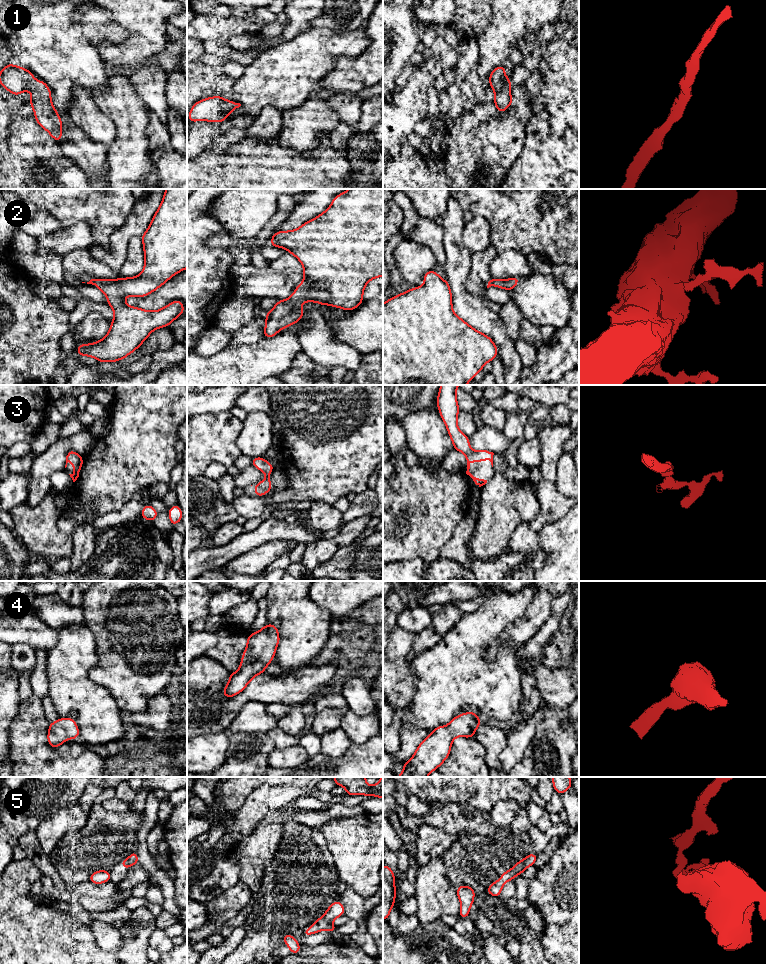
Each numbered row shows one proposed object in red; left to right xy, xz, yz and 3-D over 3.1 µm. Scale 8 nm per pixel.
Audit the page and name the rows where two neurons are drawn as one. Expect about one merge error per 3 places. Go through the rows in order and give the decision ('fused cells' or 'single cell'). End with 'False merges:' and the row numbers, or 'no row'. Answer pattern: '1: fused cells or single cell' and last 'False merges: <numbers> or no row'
1: single cell
2: single cell
3: single cell
4: single cell
5: fused cells
False merges: 5

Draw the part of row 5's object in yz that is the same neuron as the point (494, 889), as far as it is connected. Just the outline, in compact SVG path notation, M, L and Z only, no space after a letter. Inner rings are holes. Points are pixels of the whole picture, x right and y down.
M525 858L516 863L510 870L505 871L497 882L493 882L488 886L487 893L494 897L500 897L503 885L522 873L524 863Z

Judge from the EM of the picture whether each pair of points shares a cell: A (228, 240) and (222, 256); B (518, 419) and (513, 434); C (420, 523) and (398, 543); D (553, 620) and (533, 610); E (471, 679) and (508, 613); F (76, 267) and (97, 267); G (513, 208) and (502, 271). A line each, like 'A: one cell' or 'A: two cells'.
A: two cells
B: one cell
C: one cell
D: two cells
E: one cell
F: one cell
G: two cells

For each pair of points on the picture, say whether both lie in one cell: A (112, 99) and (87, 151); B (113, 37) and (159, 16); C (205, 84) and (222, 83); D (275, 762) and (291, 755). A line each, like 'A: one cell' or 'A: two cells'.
A: two cells
B: two cells
C: one cell
D: one cell

